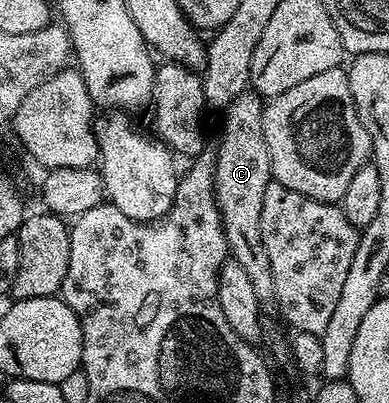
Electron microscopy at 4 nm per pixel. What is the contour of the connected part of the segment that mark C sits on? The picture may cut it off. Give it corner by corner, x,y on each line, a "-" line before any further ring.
251,89
234,97
234,101
223,108
224,120
220,123
220,140
214,146
216,168
212,176
229,256
238,261
250,277
260,304
268,305
275,300
276,290
274,273
270,273
270,256
266,253
266,245
262,245
262,201
266,198
266,185
273,182
270,153
262,137
263,112
261,96

